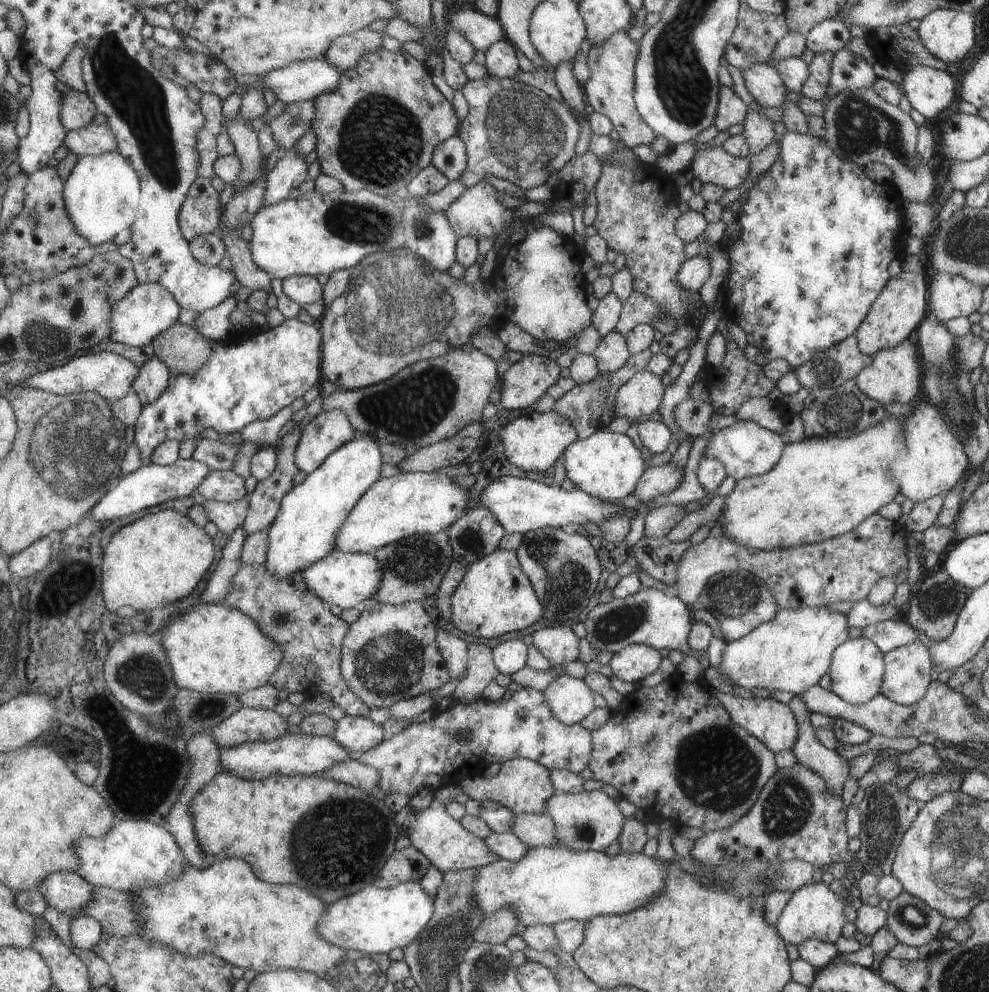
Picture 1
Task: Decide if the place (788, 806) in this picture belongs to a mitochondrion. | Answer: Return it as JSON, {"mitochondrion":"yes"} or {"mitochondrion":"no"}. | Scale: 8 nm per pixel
{"mitochondrion":"yes"}

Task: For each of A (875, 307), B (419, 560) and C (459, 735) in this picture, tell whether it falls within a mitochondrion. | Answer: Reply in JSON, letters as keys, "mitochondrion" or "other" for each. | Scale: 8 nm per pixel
{"A":"other","B":"mitochondrion","C":"mitochondrion"}

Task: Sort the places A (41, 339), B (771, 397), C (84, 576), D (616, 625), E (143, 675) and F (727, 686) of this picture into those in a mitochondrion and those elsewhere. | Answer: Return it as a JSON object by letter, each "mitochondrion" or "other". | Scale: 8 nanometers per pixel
{"A":"mitochondrion","B":"other","C":"other","D":"mitochondrion","E":"mitochondrion","F":"other"}

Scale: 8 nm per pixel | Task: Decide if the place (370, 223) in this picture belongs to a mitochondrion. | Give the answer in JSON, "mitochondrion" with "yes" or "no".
{"mitochondrion":"yes"}

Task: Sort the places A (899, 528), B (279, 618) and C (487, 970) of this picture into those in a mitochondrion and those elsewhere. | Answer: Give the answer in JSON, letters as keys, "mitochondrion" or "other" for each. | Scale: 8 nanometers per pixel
{"A":"other","B":"mitochondrion","C":"mitochondrion"}

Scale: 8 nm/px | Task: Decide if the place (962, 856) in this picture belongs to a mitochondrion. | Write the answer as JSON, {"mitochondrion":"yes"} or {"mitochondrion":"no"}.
{"mitochondrion":"yes"}

